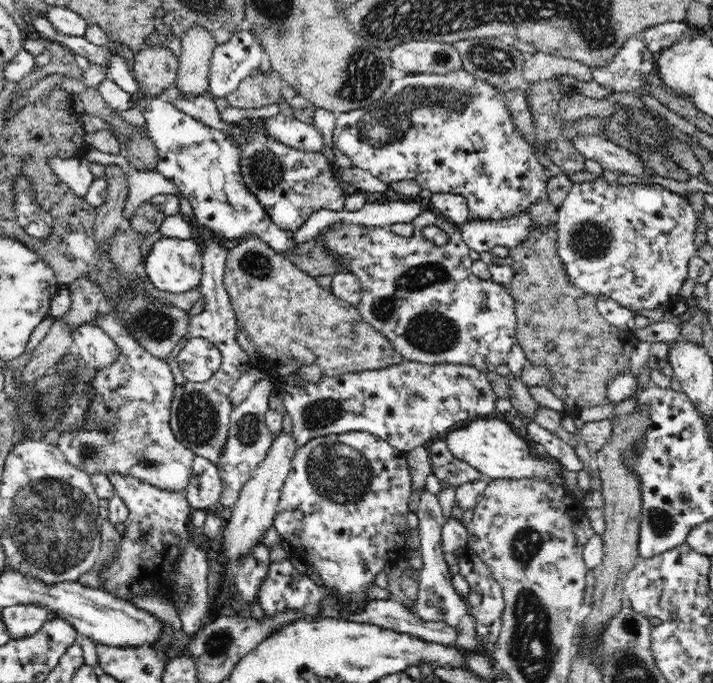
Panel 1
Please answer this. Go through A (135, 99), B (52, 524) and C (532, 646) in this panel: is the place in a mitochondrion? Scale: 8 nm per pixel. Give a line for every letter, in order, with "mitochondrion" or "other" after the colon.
A: other
B: mitochondrion
C: mitochondrion

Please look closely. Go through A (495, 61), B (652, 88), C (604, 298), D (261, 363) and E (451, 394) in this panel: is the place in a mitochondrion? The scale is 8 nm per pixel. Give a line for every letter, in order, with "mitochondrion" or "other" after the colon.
A: mitochondrion
B: other
C: other
D: other
E: other

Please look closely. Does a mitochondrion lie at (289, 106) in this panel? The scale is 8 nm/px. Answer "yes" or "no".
no

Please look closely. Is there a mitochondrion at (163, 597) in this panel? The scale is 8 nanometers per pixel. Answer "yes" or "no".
no

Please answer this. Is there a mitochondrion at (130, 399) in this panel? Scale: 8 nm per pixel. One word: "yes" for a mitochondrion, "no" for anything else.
no

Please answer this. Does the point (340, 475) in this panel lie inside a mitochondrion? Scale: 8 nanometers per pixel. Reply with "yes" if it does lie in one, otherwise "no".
yes

